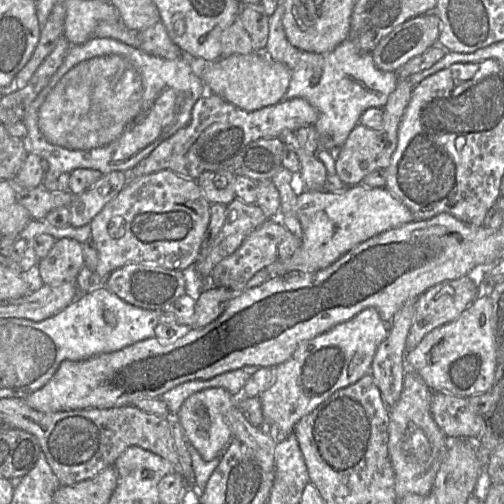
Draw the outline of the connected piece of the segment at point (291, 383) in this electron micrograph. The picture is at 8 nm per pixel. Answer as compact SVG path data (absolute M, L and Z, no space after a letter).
M368 308L303 342L289 360L274 368L273 384L259 396L268 432L276 440L289 436L300 419L334 392L370 374L375 352L388 333L389 326L380 318L377 310Z

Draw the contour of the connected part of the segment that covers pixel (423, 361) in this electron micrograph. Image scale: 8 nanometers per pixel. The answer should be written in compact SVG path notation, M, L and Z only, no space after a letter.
M480 292L455 320L429 332L413 350L405 354L405 363L409 369L420 375L433 392L470 397L491 391L496 370L496 349L492 328L492 302L489 294Z

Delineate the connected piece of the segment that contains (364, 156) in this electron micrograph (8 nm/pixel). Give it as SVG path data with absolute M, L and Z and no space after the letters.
M397 78L395 90L388 96L388 100L383 109L382 125L378 129L370 129L361 124L357 124L349 134L344 145L335 150L336 174L348 186L360 185L363 179L375 170L386 169L391 161L392 155L397 146L398 127L405 109L410 101L412 90L407 78Z

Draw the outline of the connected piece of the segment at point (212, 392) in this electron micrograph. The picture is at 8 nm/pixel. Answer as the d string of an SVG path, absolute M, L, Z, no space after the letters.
M209 388L190 395L182 404L176 420L182 426L190 445L199 452L203 460L211 461L220 456L232 440L233 435L226 414L237 402L237 398L224 388Z

